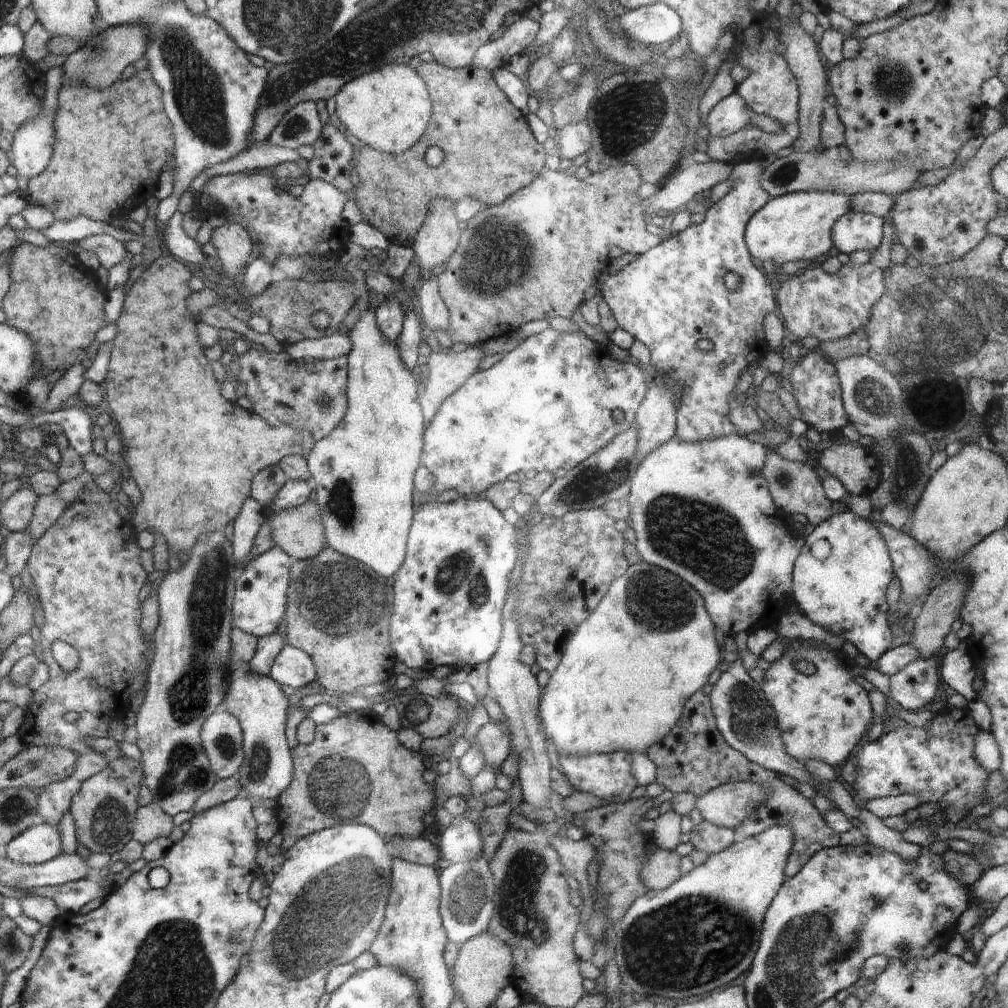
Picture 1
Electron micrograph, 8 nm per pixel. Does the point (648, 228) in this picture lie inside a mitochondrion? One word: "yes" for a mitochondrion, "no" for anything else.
no

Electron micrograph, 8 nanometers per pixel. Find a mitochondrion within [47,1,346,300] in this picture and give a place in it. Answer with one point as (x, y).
(196, 83)

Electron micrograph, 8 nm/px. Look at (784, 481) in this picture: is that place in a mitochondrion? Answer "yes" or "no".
yes

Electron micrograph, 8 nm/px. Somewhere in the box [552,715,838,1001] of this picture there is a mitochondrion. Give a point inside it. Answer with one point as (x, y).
(693, 942)

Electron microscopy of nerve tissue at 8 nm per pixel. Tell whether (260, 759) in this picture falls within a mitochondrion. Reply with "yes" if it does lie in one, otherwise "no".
yes

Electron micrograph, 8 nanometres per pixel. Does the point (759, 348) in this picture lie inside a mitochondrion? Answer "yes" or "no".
no

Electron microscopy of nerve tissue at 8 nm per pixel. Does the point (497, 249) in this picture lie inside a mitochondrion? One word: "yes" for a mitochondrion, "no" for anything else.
yes

